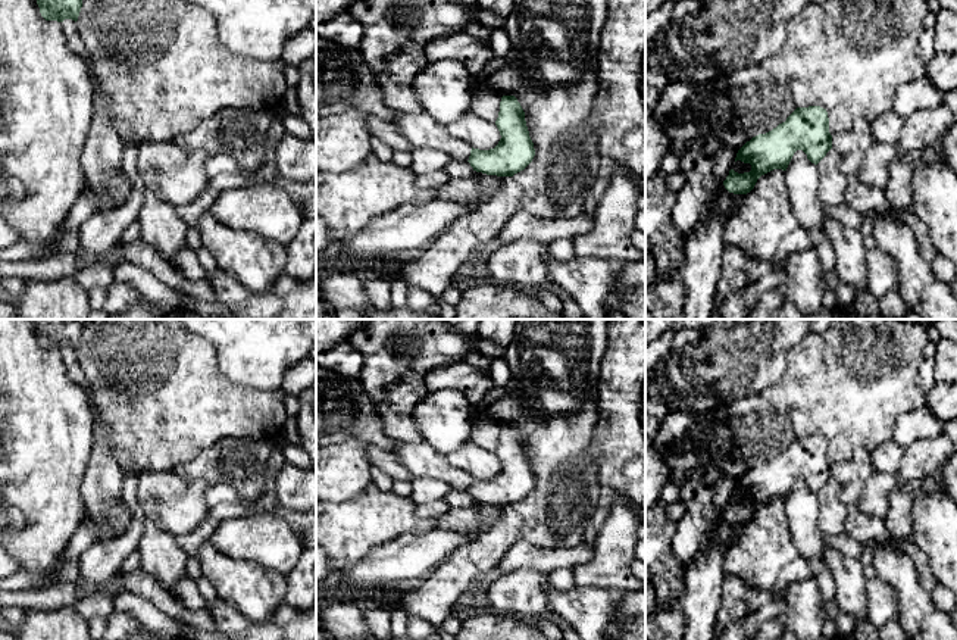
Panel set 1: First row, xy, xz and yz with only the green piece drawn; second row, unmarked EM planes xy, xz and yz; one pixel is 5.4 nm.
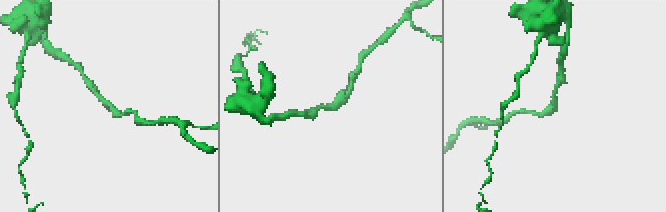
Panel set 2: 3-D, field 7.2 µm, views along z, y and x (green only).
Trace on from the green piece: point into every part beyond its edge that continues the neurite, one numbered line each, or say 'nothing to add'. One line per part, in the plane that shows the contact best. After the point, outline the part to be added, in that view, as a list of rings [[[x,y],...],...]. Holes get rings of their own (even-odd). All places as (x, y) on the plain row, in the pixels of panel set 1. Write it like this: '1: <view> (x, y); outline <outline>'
nothing to add

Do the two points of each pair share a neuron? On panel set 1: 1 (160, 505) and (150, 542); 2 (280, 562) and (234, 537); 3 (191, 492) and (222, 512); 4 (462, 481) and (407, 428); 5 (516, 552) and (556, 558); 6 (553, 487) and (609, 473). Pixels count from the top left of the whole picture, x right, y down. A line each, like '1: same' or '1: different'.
1: different
2: same
3: different
4: different
5: same
6: different

